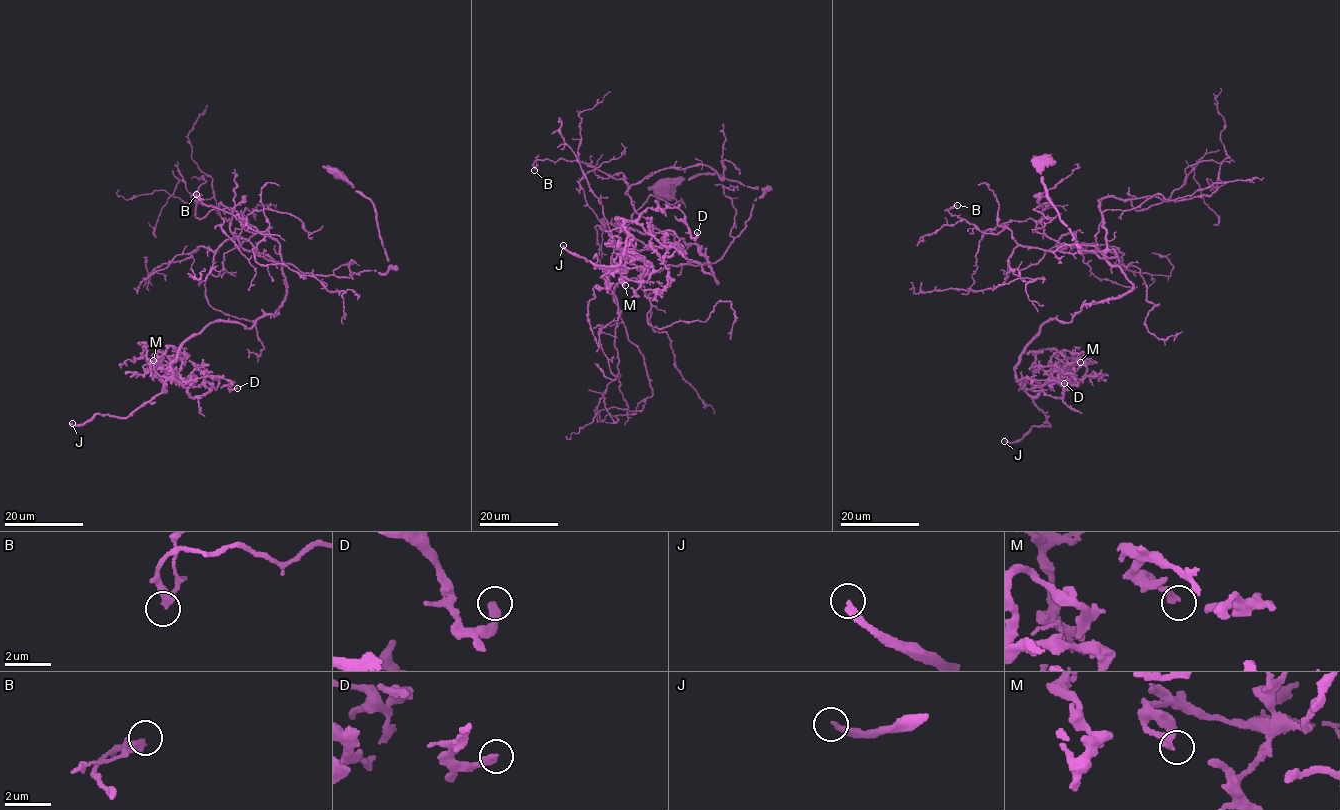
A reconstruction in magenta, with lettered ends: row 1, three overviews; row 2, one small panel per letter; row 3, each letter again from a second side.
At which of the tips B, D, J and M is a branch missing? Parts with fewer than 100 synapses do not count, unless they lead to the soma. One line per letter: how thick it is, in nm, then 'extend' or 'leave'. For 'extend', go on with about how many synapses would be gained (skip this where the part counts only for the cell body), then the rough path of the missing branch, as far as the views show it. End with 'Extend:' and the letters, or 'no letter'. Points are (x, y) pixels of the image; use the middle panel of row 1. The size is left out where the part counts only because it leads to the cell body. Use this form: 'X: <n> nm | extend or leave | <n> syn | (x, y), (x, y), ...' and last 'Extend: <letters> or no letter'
B: 280 nm | leave
D: 260 nm | leave
J: 280 nm | extend | 700 syn
M: 240 nm | leave
Extend: J

